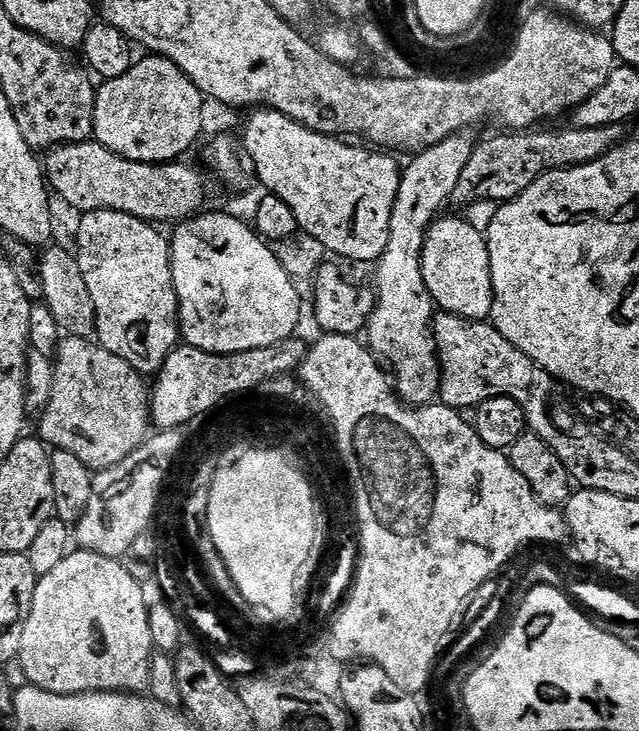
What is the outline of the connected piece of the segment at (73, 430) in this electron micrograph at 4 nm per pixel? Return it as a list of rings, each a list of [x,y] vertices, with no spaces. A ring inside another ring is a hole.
[[[68,336],[61,339],[54,367],[56,385],[50,402],[38,416],[38,436],[45,445],[69,451],[97,473],[118,466],[122,458],[130,458],[145,444],[150,436],[150,388],[130,362],[91,339]]]

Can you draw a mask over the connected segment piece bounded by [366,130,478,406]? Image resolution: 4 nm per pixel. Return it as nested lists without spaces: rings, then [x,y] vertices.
[[[465,130],[447,136],[442,142],[415,153],[409,159],[412,161],[403,165],[394,210],[390,214],[390,238],[375,265],[375,304],[367,322],[366,344],[390,369],[396,395],[409,406],[430,404],[440,396],[436,335],[432,333],[434,301],[424,281],[420,258],[424,254],[428,229],[443,213],[440,211],[444,203],[455,197],[462,166],[470,162],[470,154],[476,149],[478,140],[472,134]]]

